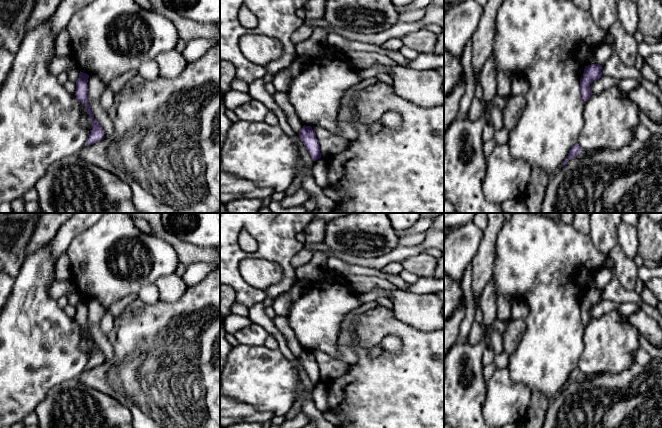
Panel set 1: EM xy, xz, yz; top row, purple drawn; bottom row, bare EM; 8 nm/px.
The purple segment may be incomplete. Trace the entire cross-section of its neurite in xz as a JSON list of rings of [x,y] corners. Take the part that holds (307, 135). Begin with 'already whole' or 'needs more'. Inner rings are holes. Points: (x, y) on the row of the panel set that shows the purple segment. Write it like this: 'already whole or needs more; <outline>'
already whole; [[[303,126],[299,131],[299,137],[306,147],[313,161],[321,158],[320,146],[316,138],[316,133],[311,126]]]

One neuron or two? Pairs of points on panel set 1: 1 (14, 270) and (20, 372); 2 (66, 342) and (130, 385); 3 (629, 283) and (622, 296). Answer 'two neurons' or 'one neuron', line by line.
1: two neurons
2: two neurons
3: two neurons

